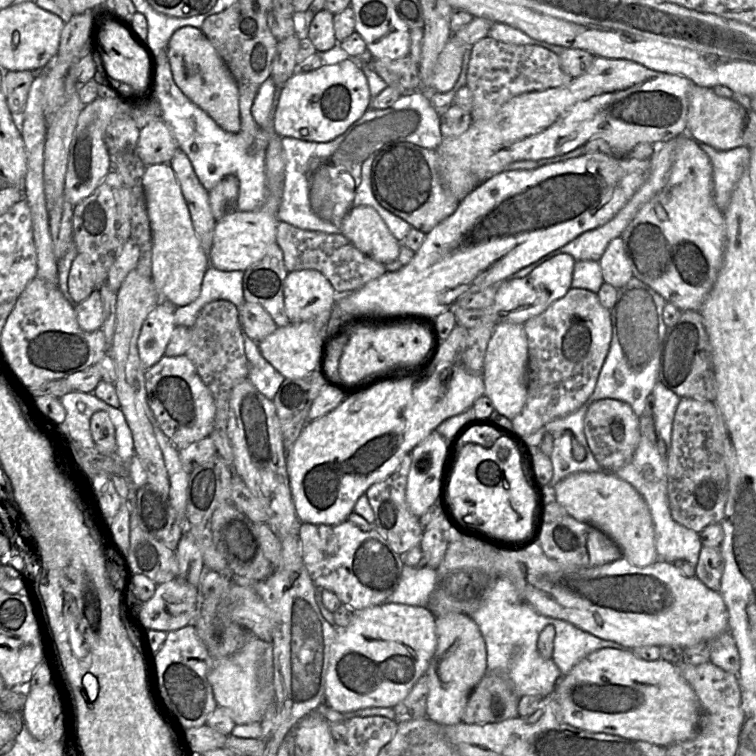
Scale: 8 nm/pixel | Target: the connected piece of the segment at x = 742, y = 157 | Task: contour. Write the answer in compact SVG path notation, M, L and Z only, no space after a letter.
M705 143L698 144L712 165L715 202L720 210L725 211L735 186L749 166L750 148L740 146L720 151Z

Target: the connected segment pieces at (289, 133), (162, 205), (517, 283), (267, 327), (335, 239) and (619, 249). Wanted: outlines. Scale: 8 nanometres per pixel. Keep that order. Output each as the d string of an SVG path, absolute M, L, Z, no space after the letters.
M351 58L330 61L316 70L294 72L283 88L277 91L274 107L274 131L281 138L292 137L309 142L329 142L343 134L370 107L371 94L363 68Z
M169 164L147 166L143 187L152 232L152 282L162 300L182 307L198 298L204 275L210 266L194 230L181 186Z
M559 254L539 266L523 278L509 278L497 287L493 304L484 309L466 309L455 303L450 309L457 324L470 329L482 325L497 325L511 322L523 325L543 313L556 300L562 298L571 288L572 275L576 260L569 254Z
M244 302L238 311L248 336L256 343L261 342L277 329L270 314L260 304Z
M281 221L277 226L276 243L283 252L284 264L289 272L318 270L330 281L338 295L356 291L387 271L385 264L363 254L341 233L303 230Z
M622 237L614 238L606 247L599 264L605 283L615 288L623 287L632 278L633 273L624 250Z

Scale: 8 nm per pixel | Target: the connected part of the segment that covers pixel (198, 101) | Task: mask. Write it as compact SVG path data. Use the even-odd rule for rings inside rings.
M182 27L168 45L173 79L180 90L227 133L240 132L239 91L237 83L211 42L200 28Z

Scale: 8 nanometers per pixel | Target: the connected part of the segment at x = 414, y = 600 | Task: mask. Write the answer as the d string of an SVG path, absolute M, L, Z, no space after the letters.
M404 565L399 584L386 602L426 607L436 582L435 569L429 566L413 568Z

